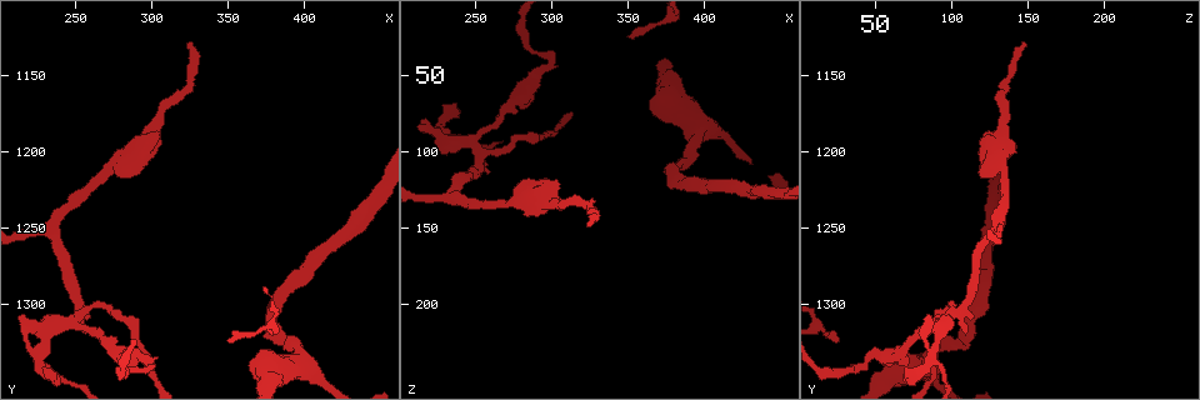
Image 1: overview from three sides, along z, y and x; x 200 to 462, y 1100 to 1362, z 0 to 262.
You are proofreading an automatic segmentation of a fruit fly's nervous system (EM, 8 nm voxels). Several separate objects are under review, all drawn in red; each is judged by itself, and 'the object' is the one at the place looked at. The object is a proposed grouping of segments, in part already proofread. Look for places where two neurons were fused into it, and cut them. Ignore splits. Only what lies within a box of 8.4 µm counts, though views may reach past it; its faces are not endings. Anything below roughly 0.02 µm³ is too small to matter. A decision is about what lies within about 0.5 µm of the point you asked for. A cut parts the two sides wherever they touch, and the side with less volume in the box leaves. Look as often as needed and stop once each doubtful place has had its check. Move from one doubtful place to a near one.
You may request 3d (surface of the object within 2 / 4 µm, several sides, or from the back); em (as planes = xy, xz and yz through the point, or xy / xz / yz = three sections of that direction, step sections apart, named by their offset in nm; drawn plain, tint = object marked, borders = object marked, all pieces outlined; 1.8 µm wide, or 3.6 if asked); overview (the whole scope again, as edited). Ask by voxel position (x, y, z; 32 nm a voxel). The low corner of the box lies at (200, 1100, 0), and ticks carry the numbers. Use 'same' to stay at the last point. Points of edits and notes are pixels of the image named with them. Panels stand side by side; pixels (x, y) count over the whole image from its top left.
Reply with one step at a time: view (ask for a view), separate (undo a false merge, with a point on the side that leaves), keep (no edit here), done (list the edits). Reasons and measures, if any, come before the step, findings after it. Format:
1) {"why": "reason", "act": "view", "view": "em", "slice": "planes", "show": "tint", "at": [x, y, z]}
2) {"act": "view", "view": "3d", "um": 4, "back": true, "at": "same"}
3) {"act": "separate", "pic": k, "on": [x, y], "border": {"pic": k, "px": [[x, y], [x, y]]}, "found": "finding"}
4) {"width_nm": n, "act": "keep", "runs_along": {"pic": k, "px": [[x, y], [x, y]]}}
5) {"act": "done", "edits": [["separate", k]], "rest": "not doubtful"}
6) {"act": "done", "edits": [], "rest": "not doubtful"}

{"why": "sharp bend", "act": "view", "view": "3d", "um": 4, "at": [226, 1338, 90]}

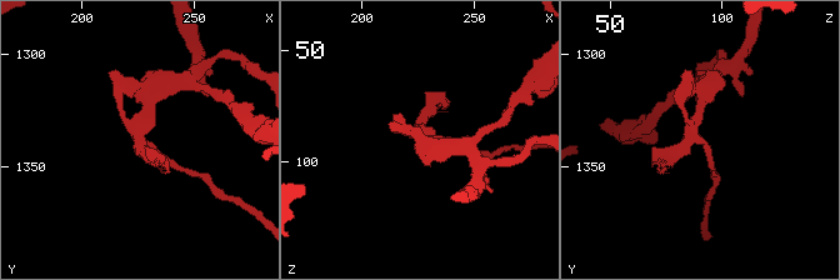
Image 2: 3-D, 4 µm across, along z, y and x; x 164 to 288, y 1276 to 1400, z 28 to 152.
{"why": "shape alone is not enough", "act": "view", "view": "em", "um": 3.6, "slice": "planes", "show": "tint", "at": [226, 1337, 89]}

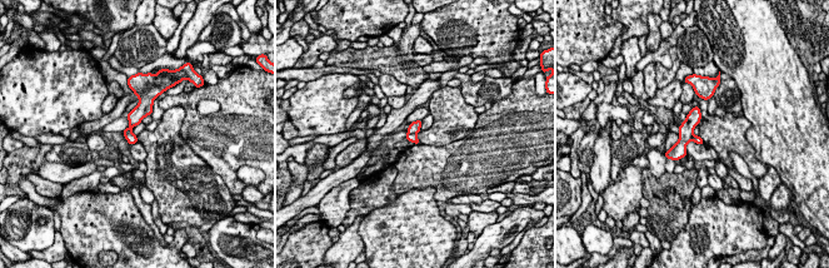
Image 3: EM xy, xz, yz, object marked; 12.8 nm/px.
{"act": "separate", "pic": 3, "on": [413, 138], "found": "two neurons meet here"}

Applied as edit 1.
{"act": "view", "view": "overview"}

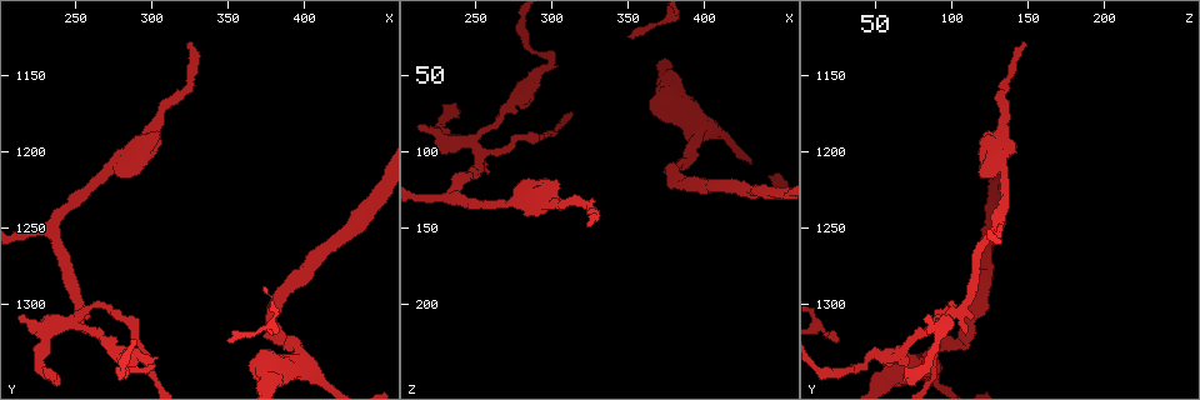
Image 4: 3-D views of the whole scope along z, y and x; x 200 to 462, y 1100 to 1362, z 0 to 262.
{"why": "looks like a crossing", "act": "view", "view": "em", "um": 3.6, "slice": "planes", "show": "tint", "at": [246, 1310, 94]}

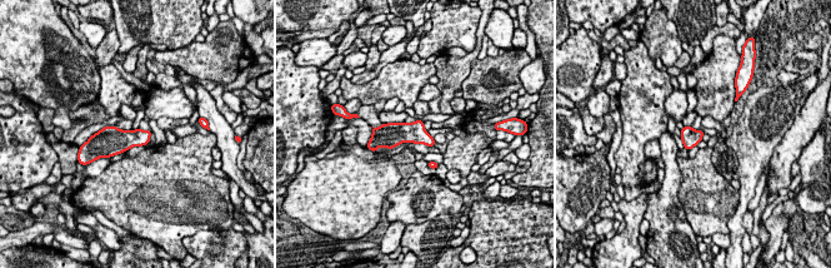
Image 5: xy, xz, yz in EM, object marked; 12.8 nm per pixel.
{"width_nm": 240, "act": "keep", "found": "one neuron here"}

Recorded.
{"why": "small branch off a trunk", "act": "view", "view": "em", "um": 3.6, "slice": "planes", "show": "plain", "at": [394, 1338, 84]}

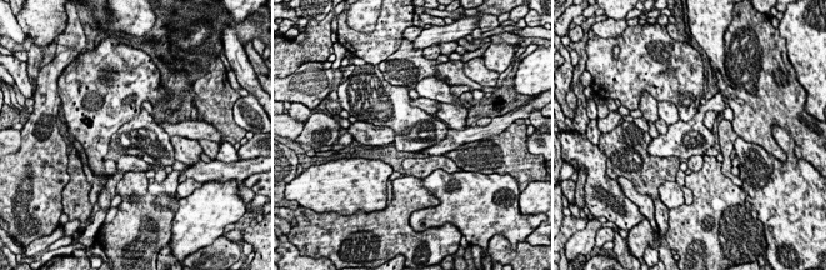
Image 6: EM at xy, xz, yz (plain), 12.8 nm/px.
{"why": "where the object lies", "act": "view", "view": "em", "um": 3.6, "slice": "planes", "show": "tint", "at": "same"}

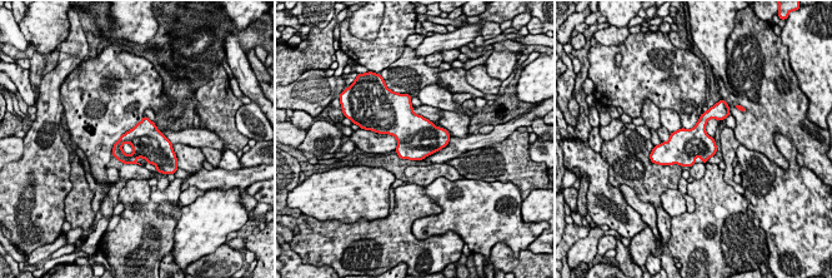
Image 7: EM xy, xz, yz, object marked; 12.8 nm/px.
{"act": "keep", "found": "continuous, no second neuron"}

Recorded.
{"act": "done", "edits": [["separate", 3]], "rest": "not doubtful"}

